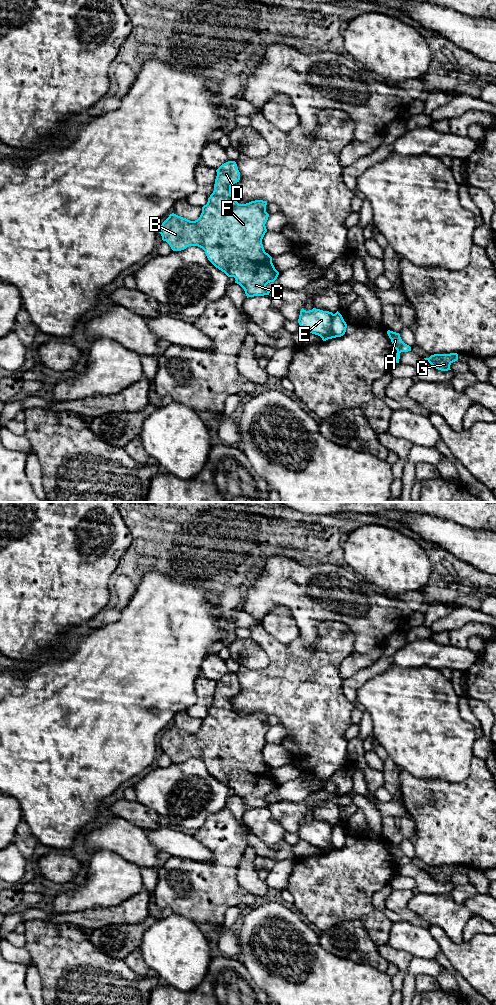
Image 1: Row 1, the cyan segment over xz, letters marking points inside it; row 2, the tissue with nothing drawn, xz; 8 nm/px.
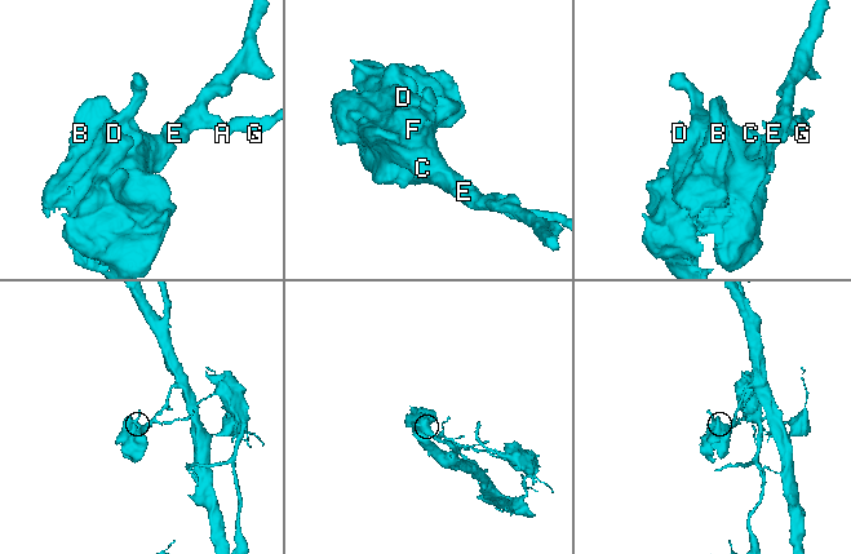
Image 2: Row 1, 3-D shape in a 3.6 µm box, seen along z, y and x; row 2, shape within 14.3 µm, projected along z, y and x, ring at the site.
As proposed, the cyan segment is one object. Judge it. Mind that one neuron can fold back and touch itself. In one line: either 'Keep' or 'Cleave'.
Cleave

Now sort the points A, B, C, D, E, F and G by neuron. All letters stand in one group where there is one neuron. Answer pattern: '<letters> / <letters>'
A B C D E F / G

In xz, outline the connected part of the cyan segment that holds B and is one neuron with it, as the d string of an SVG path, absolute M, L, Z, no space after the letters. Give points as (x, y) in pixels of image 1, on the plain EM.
M235 673L222 676L217 682L214 703L202 719L200 729L195 733L174 725L162 735L159 745L173 763L181 763L189 758L198 758L205 763L208 772L228 789L234 789L248 809L269 807L266 797L274 794L279 784L272 775L272 769L265 764L262 751L267 744L267 713L255 712L239 716L232 708L231 698L240 692L240 684Z

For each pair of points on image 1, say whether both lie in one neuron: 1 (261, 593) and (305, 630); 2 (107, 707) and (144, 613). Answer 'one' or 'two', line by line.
1: one
2: one

